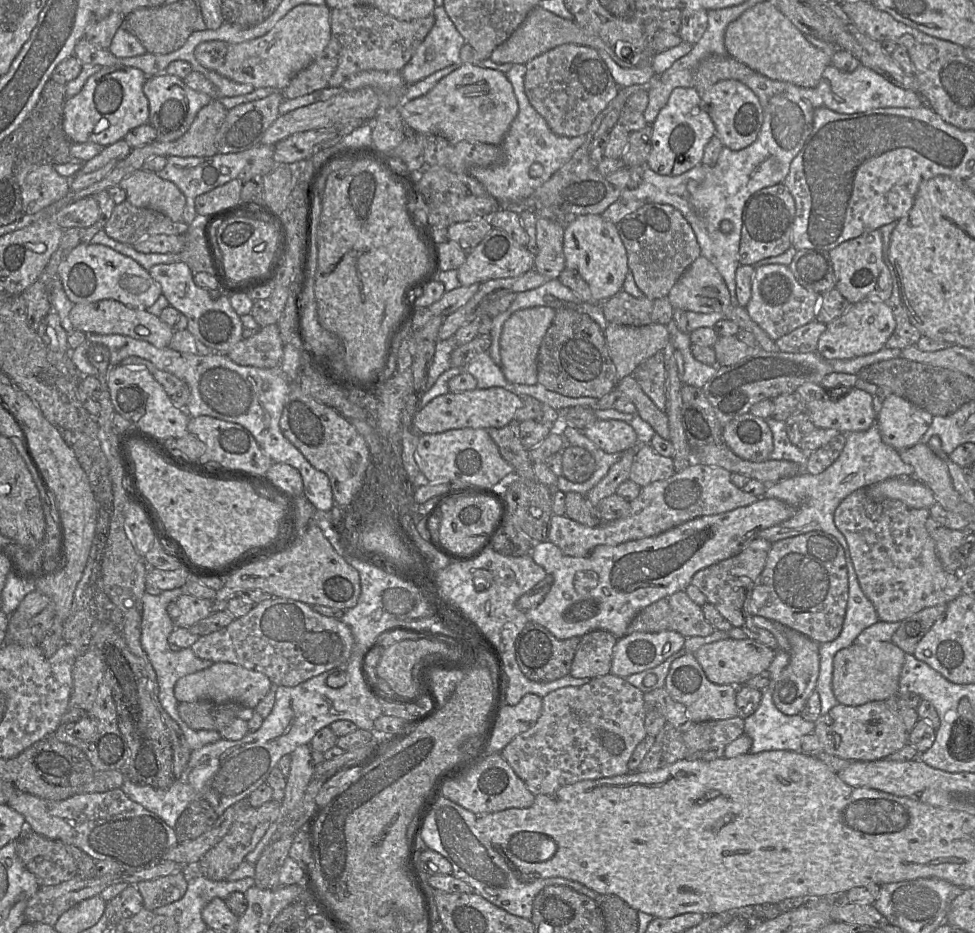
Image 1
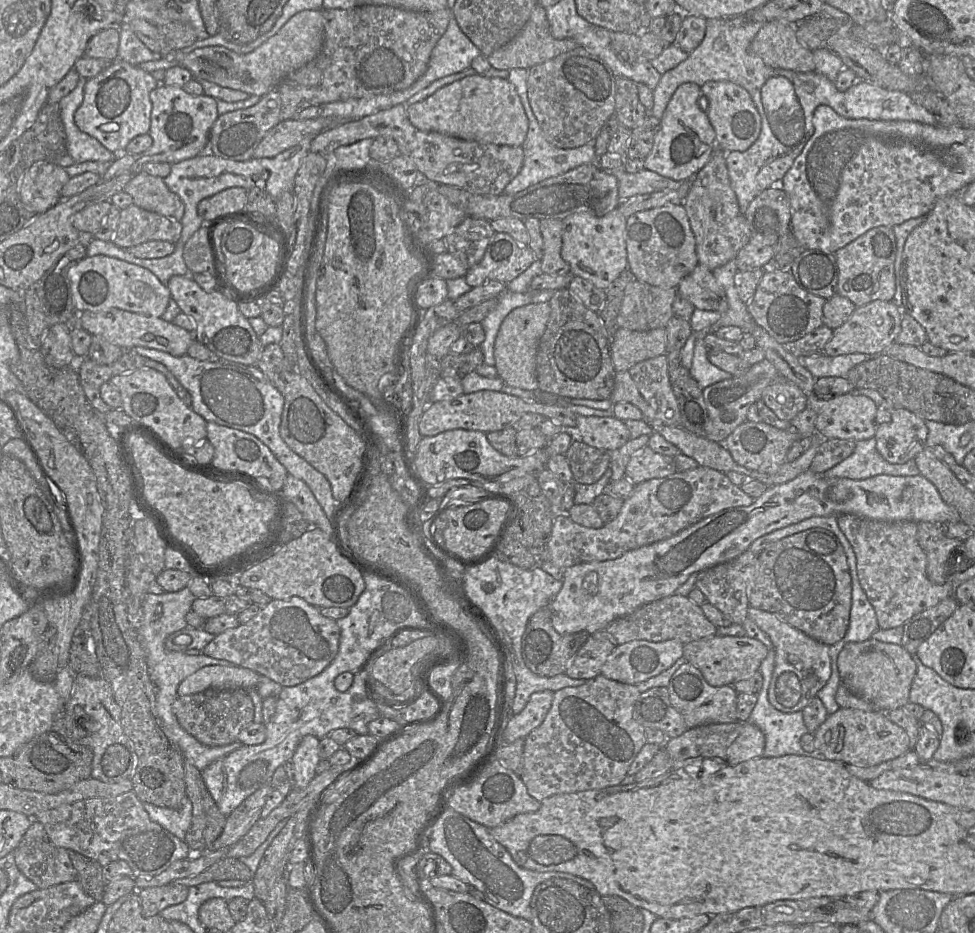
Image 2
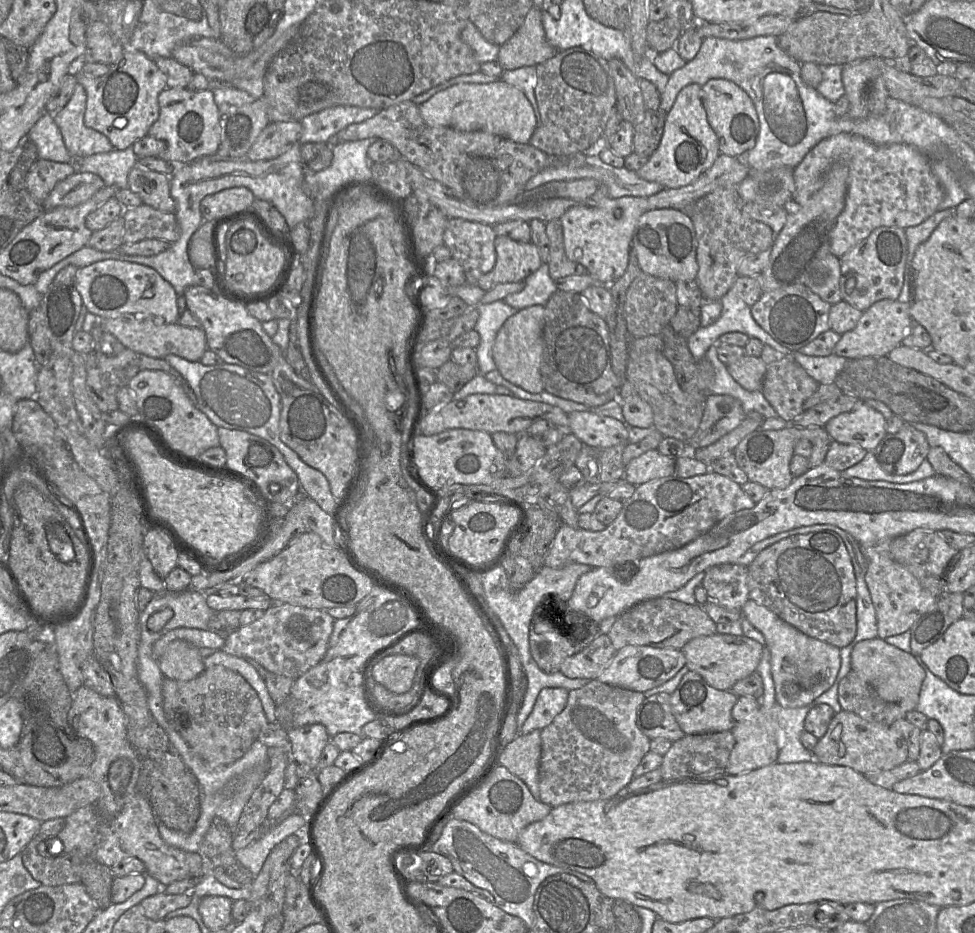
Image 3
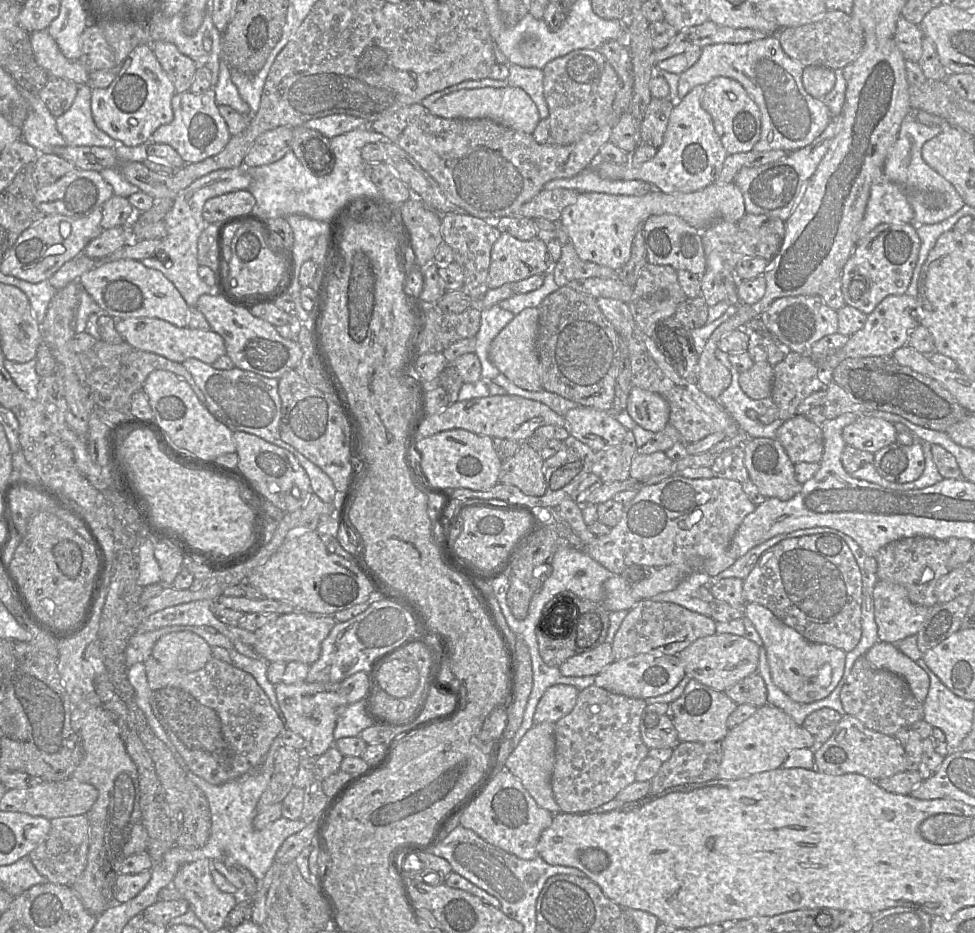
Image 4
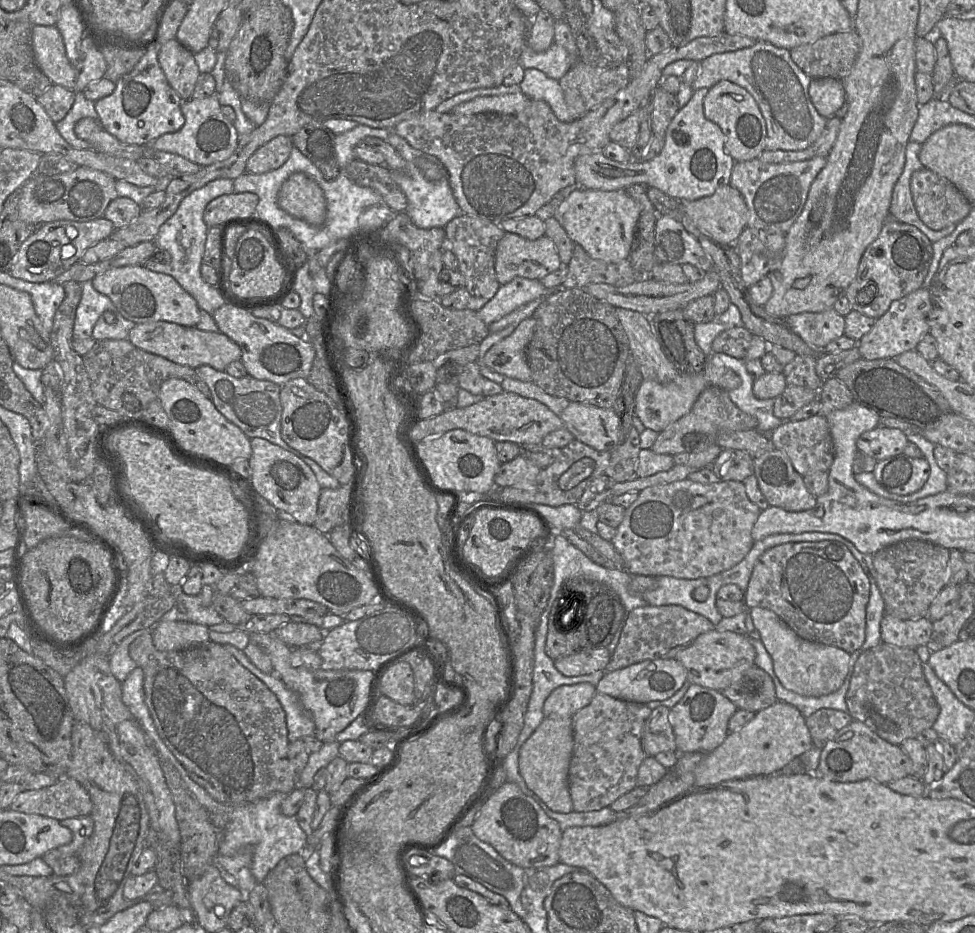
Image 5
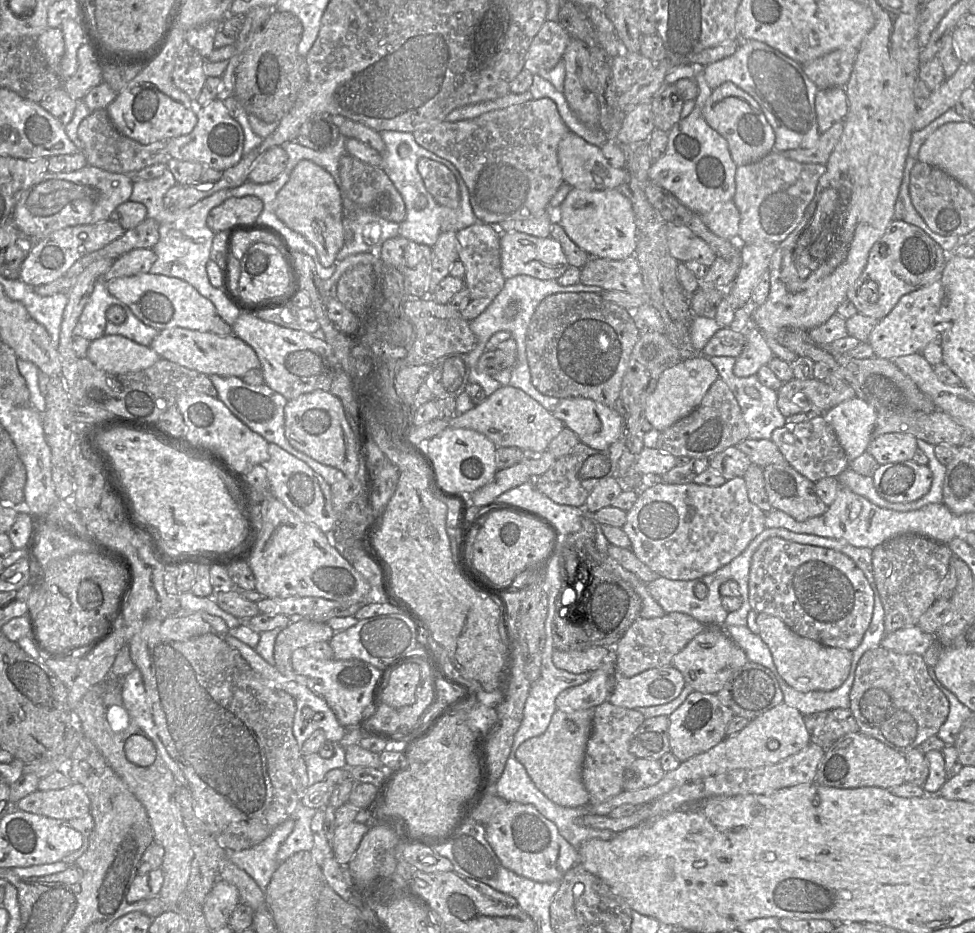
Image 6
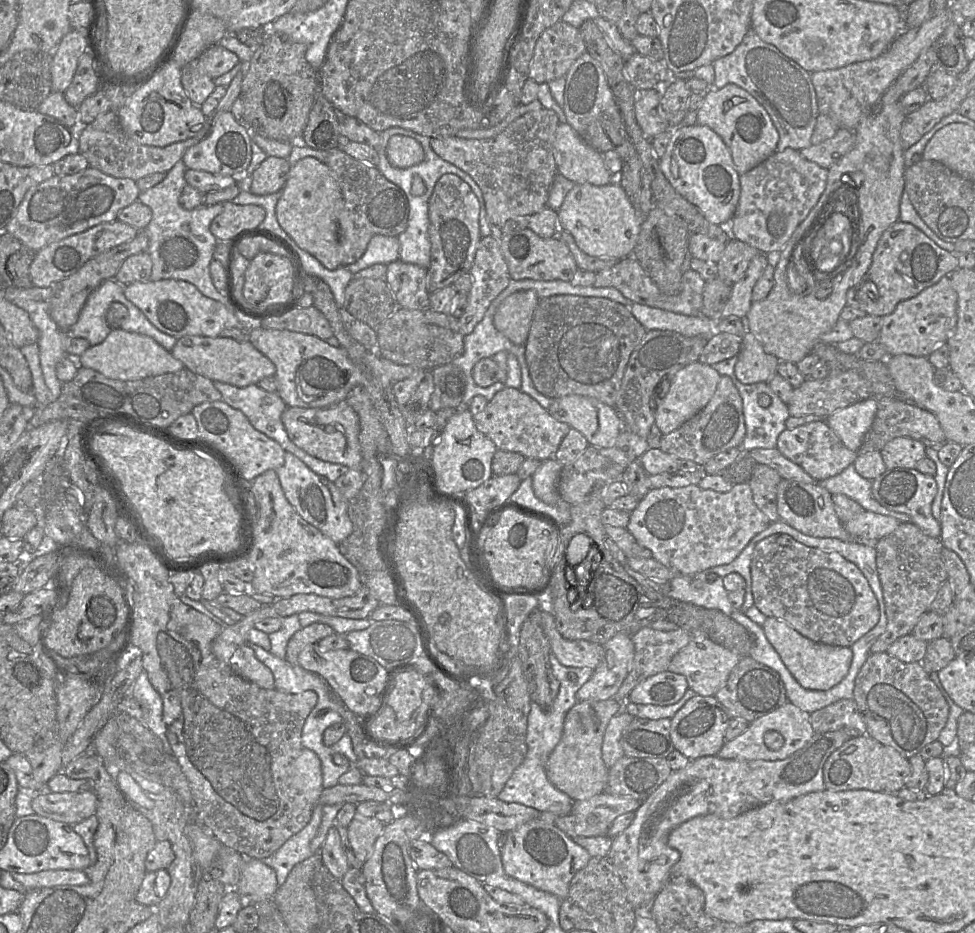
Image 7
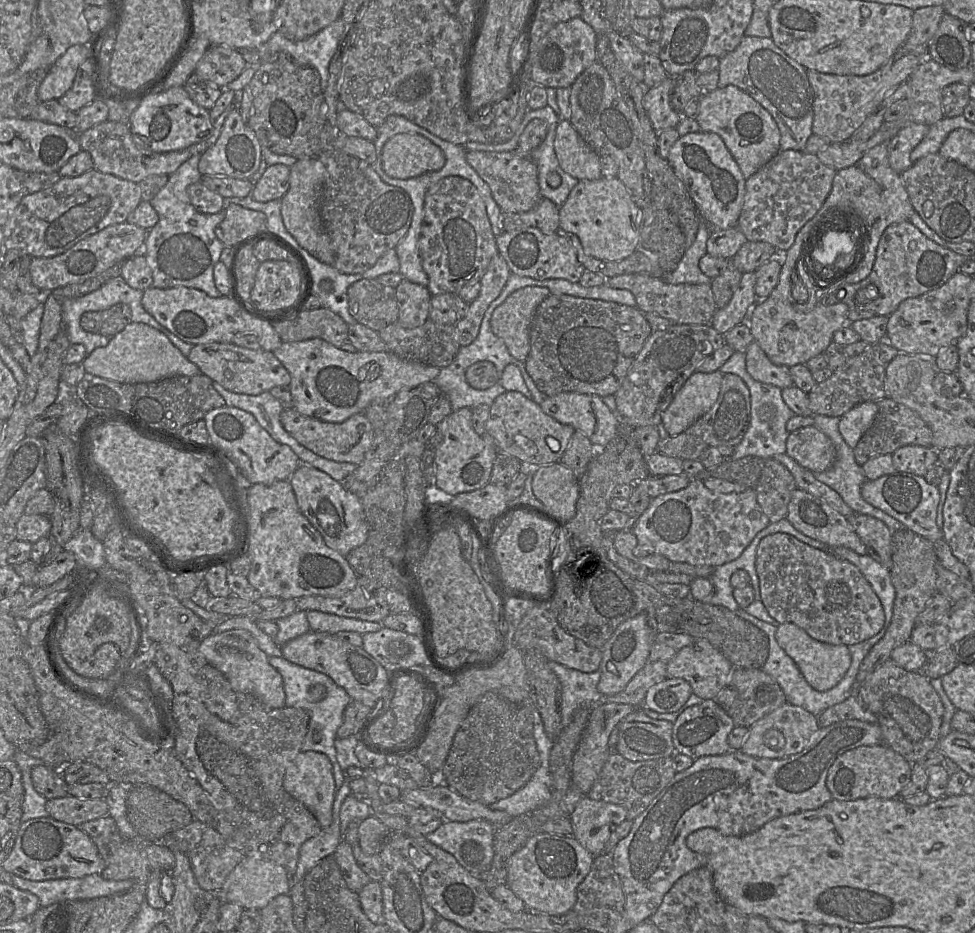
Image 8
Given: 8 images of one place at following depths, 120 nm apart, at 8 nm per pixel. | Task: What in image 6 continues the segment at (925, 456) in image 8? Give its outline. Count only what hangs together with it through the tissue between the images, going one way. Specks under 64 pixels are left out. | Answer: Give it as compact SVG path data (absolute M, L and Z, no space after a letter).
M893 432L873 437L866 452L871 454L879 465L885 465L912 460L917 449L916 437Z

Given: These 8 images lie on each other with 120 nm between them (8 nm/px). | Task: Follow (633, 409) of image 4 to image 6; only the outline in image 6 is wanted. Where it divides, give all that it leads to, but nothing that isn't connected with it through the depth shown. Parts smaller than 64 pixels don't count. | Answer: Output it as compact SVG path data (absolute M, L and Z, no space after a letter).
M696 354L665 370L658 384L645 402L645 418L659 432L666 430L680 419L691 414L701 403L711 385L719 378L709 358Z

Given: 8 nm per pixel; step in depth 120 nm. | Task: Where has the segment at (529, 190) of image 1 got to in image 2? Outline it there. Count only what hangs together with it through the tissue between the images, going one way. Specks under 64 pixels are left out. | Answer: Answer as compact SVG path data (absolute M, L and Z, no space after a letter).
M514 68L509 71L507 78L507 80L515 86L529 122L527 135L521 145L524 153L523 165L517 176L505 187L503 193L507 195L521 192L532 185L548 178L564 174L582 164L594 164L600 167L600 157L595 153L594 140L582 146L570 149L557 148L547 141L529 102L527 93L528 74L528 69Z

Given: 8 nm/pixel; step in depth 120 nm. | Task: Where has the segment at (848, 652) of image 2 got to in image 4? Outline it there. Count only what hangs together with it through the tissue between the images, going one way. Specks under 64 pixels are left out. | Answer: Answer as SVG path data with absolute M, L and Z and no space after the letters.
M878 641L864 656L873 667L902 677L913 696L919 702L925 701L930 685L927 673L915 661L903 654L894 643Z

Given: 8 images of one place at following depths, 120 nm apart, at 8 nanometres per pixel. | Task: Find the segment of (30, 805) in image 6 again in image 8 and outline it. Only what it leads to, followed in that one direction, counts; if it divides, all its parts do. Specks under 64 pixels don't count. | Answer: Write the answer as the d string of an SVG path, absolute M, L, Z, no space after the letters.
M73 796L48 799L45 808L48 817L74 826L107 816L109 811L104 799L80 799Z

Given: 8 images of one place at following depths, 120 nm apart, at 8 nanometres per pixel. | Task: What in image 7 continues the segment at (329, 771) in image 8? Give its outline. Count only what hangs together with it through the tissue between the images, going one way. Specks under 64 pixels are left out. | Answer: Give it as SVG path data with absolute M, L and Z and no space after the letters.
M303 748L290 768L290 785L301 792L315 806L323 788L322 769L318 756Z

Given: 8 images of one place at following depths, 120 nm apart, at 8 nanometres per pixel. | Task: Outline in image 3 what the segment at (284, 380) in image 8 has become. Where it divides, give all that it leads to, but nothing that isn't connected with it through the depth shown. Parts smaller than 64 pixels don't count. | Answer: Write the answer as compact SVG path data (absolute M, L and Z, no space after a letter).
M132 314L100 319L100 321L125 348L149 357L164 359L167 355L176 355L191 362L198 362L208 349L203 328L185 327L178 323L167 324L153 317Z

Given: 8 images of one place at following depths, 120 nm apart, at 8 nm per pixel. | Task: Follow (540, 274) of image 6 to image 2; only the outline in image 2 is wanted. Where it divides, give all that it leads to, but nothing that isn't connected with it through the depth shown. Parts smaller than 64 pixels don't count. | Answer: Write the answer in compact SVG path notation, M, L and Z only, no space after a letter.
M495 232L482 260L468 269L464 278L471 288L488 281L507 284L524 272L535 259L528 245L521 245L507 233Z

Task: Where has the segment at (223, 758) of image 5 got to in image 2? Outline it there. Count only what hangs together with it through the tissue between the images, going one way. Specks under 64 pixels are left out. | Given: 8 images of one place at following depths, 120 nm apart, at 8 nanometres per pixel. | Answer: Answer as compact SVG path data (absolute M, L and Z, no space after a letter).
M206 689L202 692L177 696L172 711L180 726L200 743L209 746L224 746L237 741L239 733L253 722L254 705L243 689Z

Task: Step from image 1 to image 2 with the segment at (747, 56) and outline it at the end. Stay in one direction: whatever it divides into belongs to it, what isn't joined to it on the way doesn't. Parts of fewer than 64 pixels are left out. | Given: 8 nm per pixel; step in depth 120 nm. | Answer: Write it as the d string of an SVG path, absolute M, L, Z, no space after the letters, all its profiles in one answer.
M777 20L765 22L750 45L751 53L773 68L815 71L813 52L798 41L796 26Z

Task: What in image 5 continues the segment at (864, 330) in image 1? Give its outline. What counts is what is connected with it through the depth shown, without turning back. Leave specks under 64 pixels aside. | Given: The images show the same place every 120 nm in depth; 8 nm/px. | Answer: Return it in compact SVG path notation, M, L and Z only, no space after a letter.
M921 287L910 294L894 300L889 309L877 318L873 328L857 342L861 358L875 360L880 358L896 359L900 354L915 350L921 338L930 331L927 316L931 310L929 289Z

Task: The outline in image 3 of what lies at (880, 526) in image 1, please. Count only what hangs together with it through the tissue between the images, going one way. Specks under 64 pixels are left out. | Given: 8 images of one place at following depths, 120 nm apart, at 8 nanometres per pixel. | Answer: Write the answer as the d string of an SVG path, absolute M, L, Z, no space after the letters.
M889 542L861 546L861 552L867 561L865 582L876 611L878 638L885 639L909 631L936 604L938 597L924 589L910 571L891 558Z

